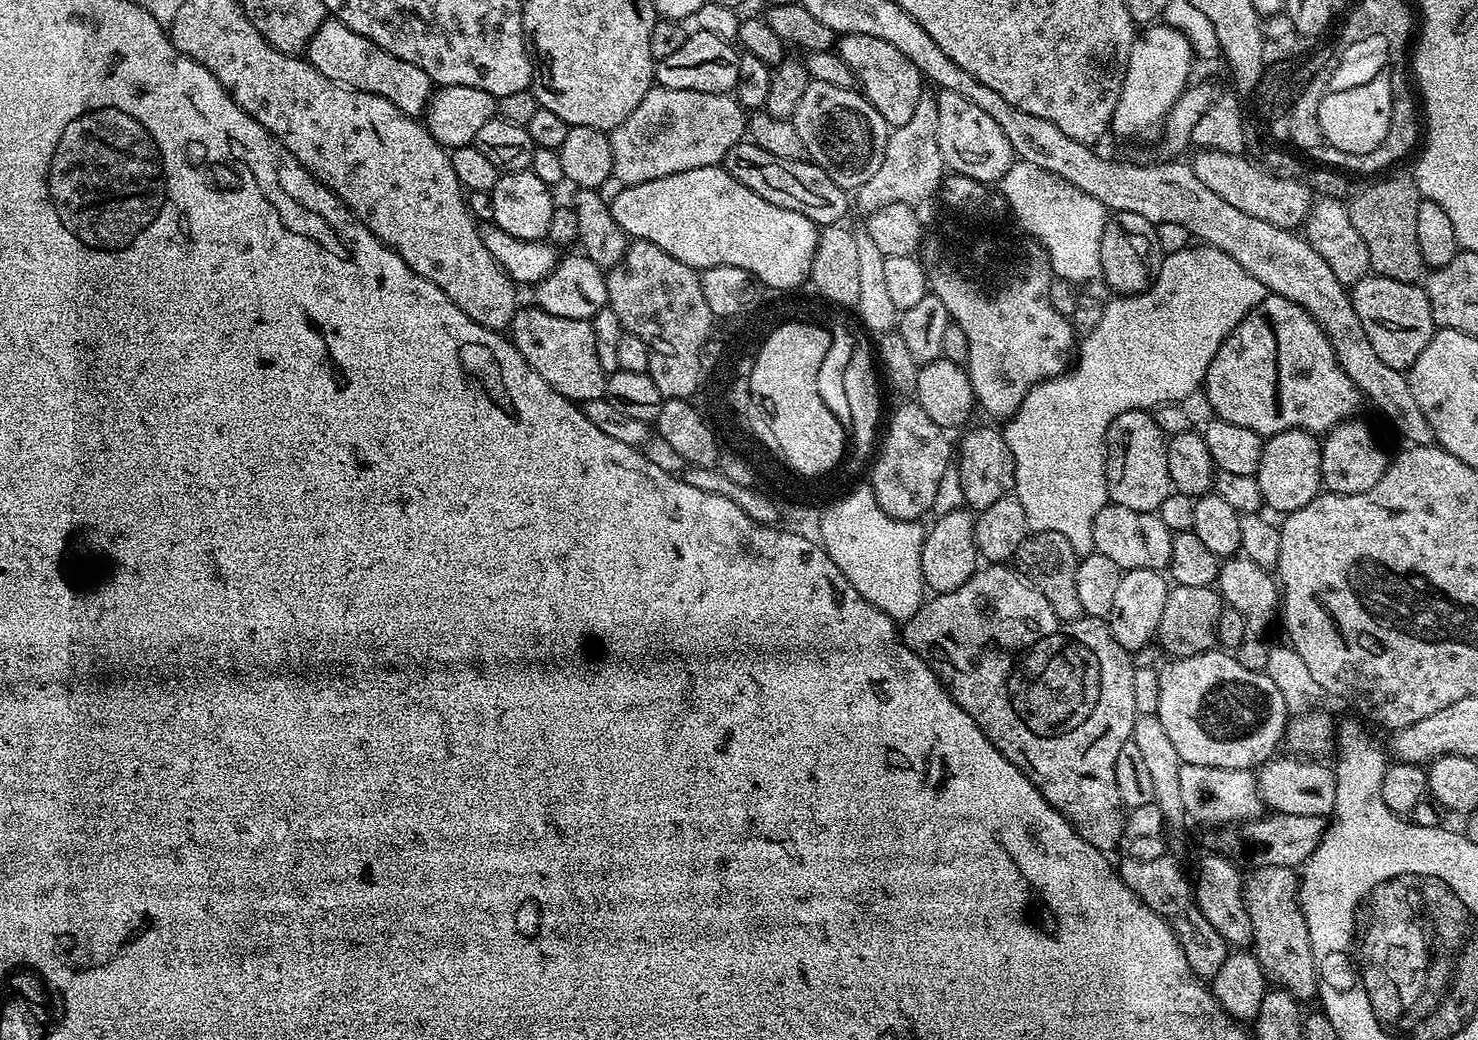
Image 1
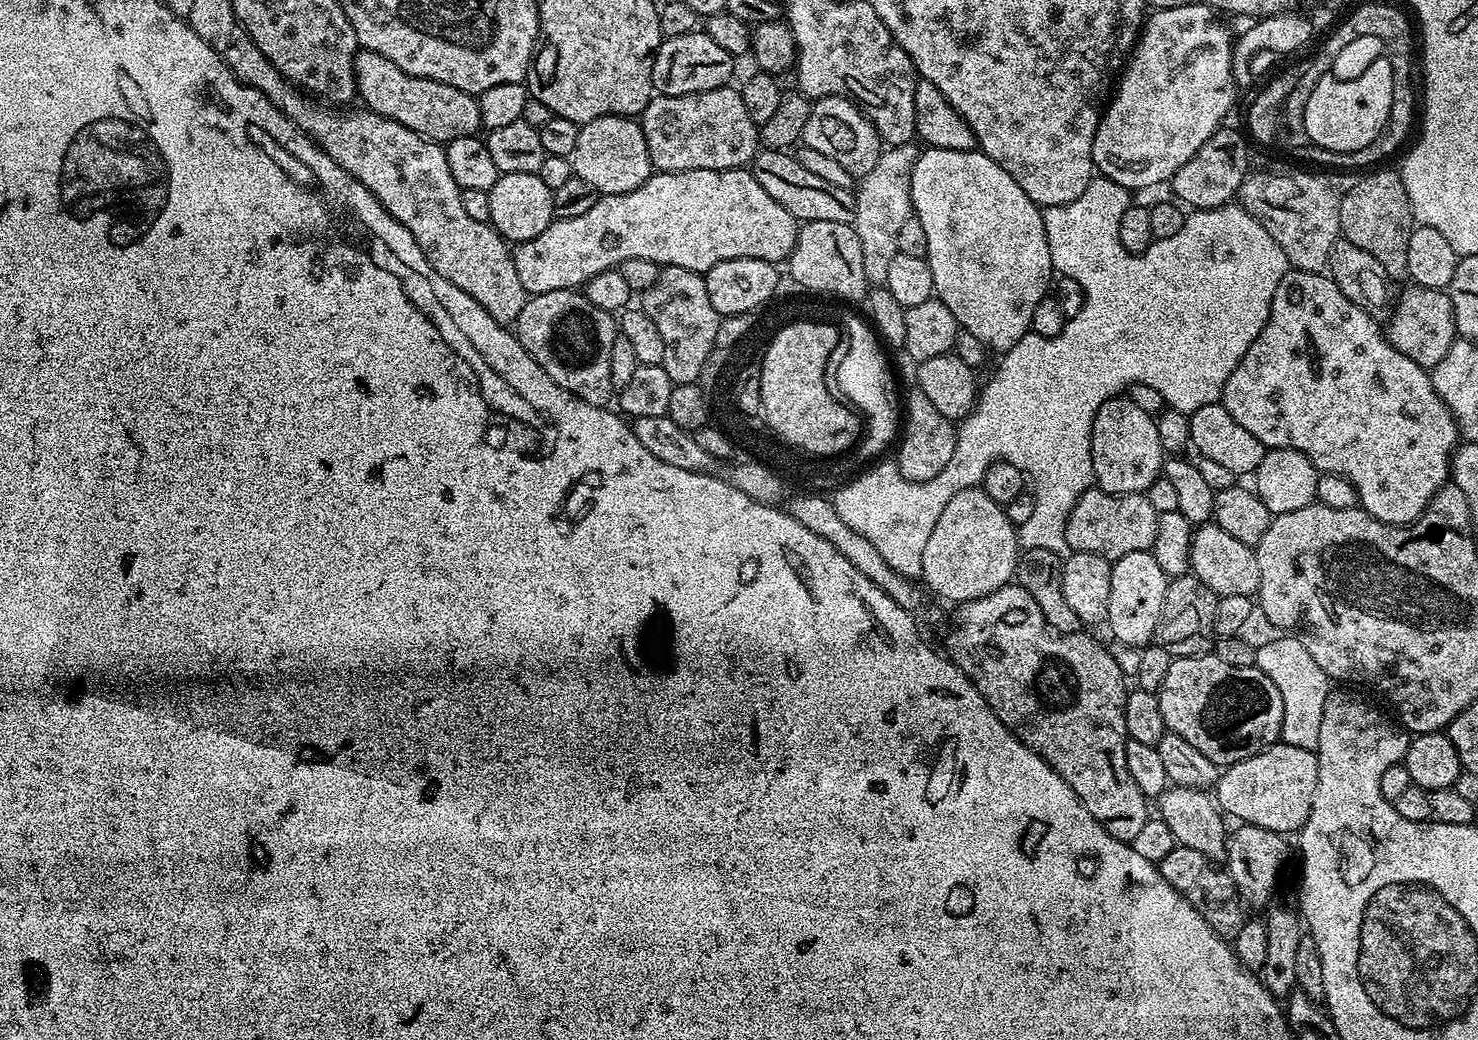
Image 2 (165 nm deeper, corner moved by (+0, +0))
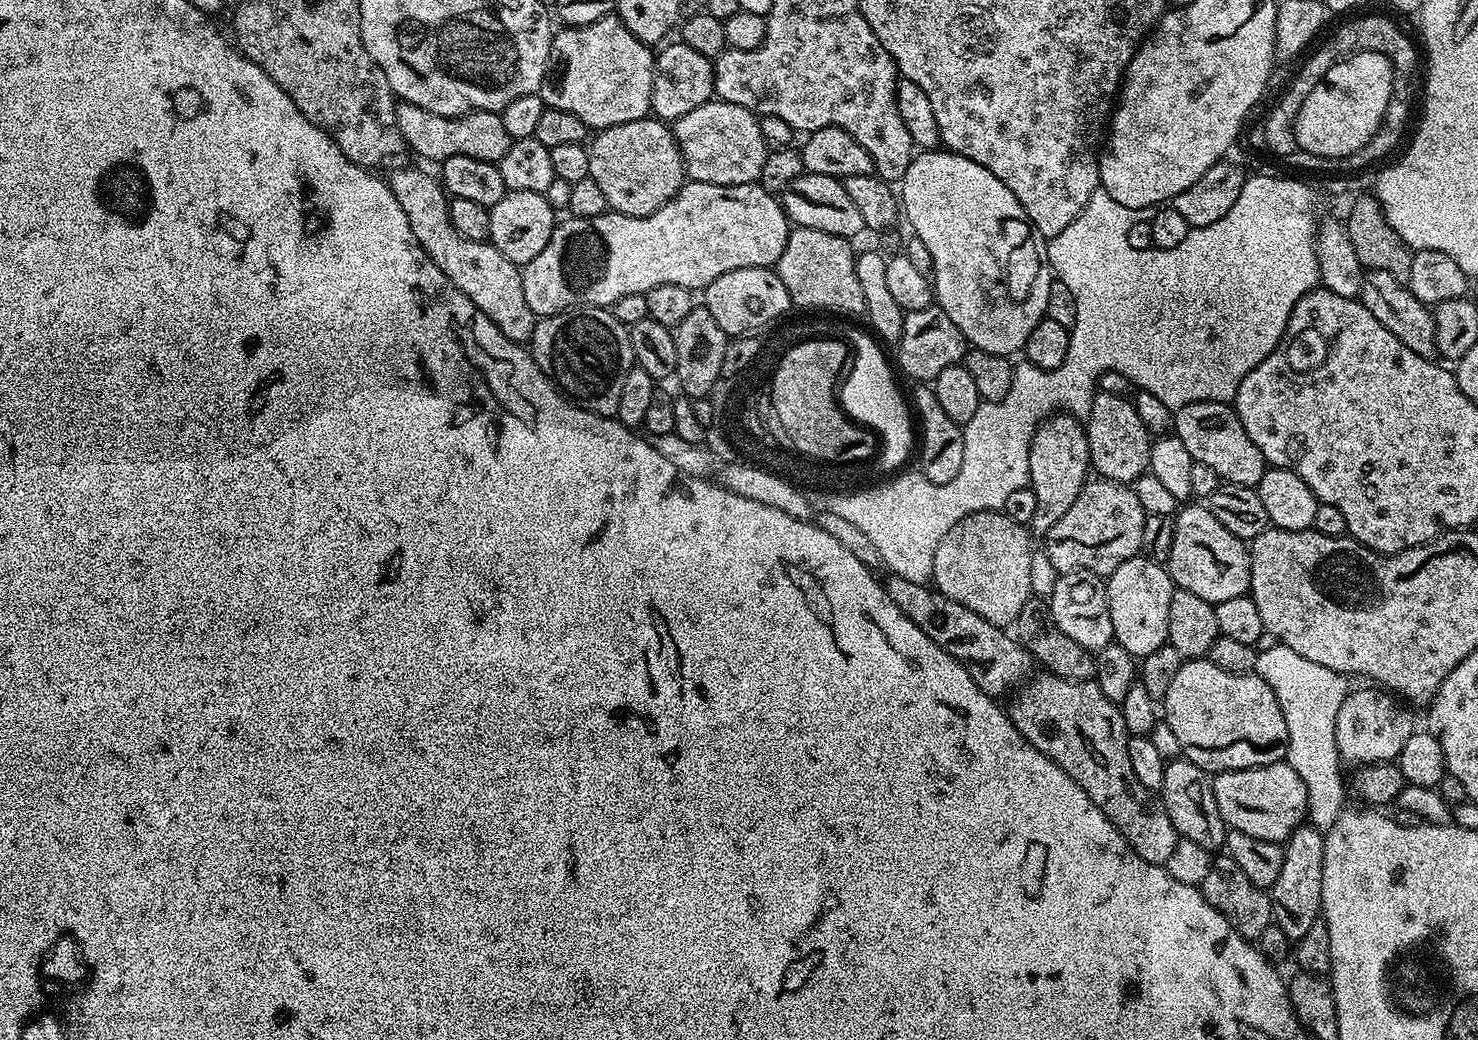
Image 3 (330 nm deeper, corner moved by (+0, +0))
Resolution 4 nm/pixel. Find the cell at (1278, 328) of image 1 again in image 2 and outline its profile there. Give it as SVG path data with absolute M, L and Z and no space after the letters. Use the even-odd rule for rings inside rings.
M1296 268L1289 270L1282 278L1282 282L1278 282L1278 290L1274 290L1270 318L1262 334L1254 338L1242 362L1234 366L1234 374L1230 374L1224 387L1222 403L1226 410L1230 410L1230 418L1234 418L1238 426L1250 430L1250 434L1254 434L1254 438L1258 438L1258 442L1262 442L1265 449L1289 448L1306 454L1306 458L1310 458L1317 472L1329 476L1341 476L1344 480L1350 481L1356 491L1359 507L1365 512L1381 520L1383 524L1410 526L1418 517L1429 511L1432 501L1437 499L1438 493L1449 483L1452 453L1456 451L1461 435L1456 426L1456 419L1434 390L1429 369L1418 366L1418 362L1394 350L1394 346L1388 341L1385 329L1381 325L1379 328L1376 324L1379 324L1377 317L1354 306L1354 302L1350 302L1350 298L1346 298L1346 294L1338 290L1331 276L1324 272L1303 272ZM1360 388L1364 388L1364 404L1360 404Z

